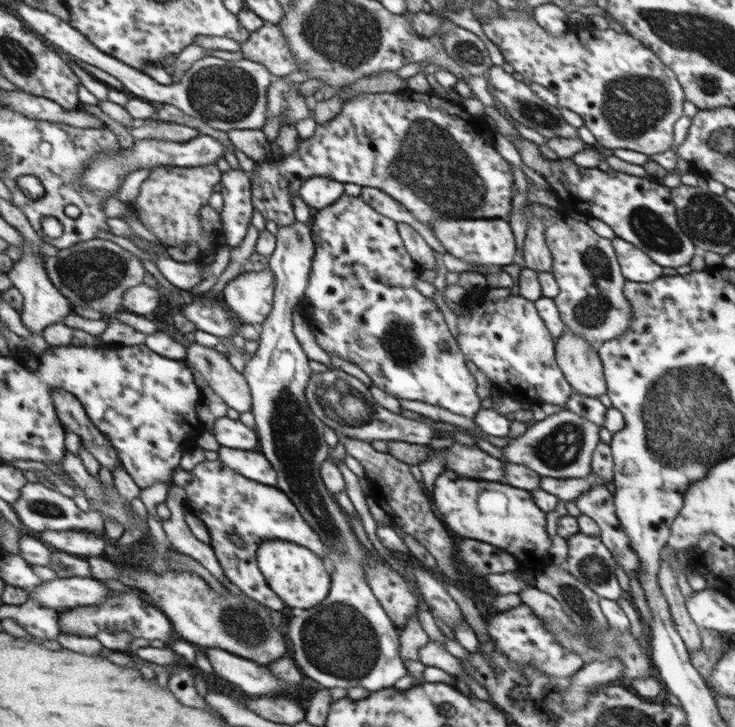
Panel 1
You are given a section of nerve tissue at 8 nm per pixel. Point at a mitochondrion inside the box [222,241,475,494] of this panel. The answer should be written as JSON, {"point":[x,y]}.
{"point":[335,400]}

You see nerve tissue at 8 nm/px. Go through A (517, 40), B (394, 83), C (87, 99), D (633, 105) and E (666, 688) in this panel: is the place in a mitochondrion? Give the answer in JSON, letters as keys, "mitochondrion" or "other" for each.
{"A":"other","B":"other","C":"other","D":"mitochondrion","E":"other"}

